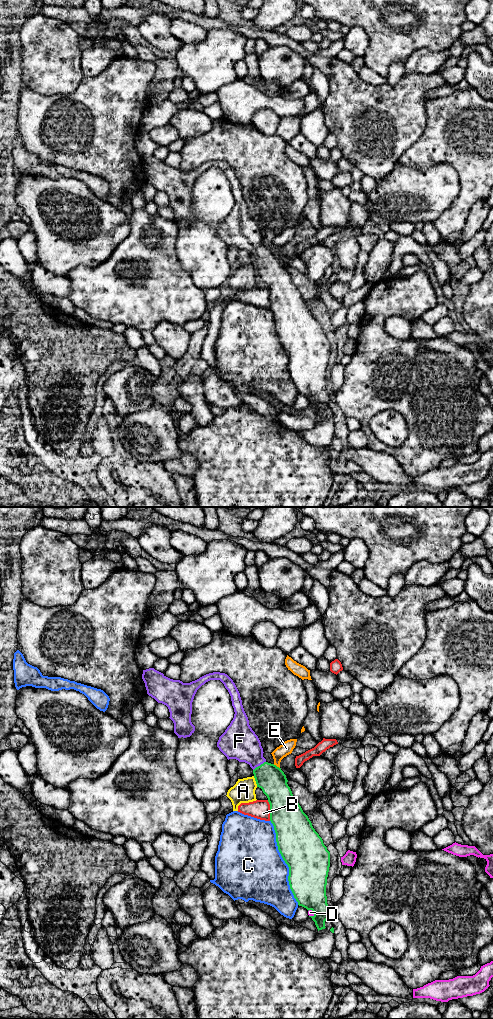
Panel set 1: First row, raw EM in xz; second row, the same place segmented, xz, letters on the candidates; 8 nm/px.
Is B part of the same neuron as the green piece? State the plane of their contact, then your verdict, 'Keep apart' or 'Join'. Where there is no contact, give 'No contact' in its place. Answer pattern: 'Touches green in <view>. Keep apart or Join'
Touches green in xz. Keep apart

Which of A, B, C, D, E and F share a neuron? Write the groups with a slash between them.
A / B / C / D / E / F

